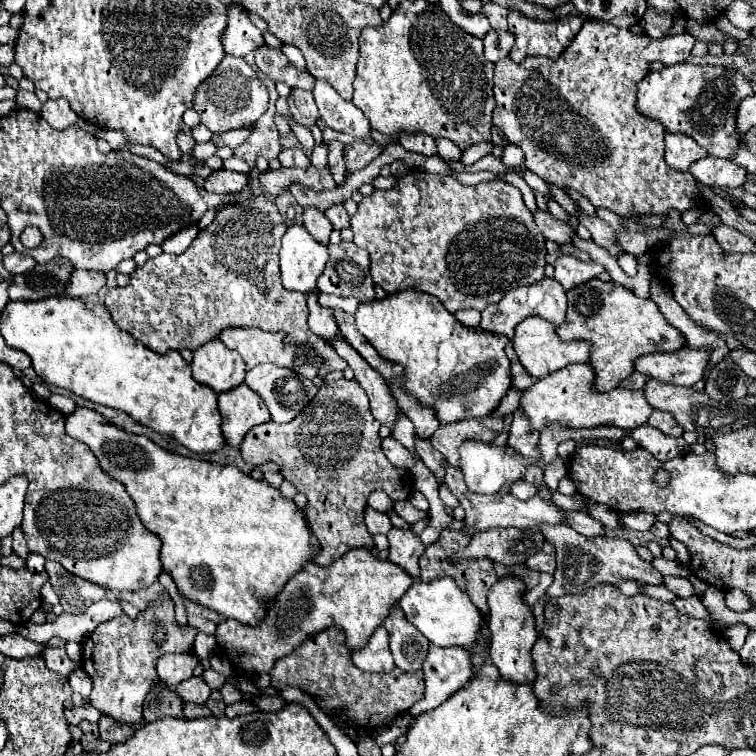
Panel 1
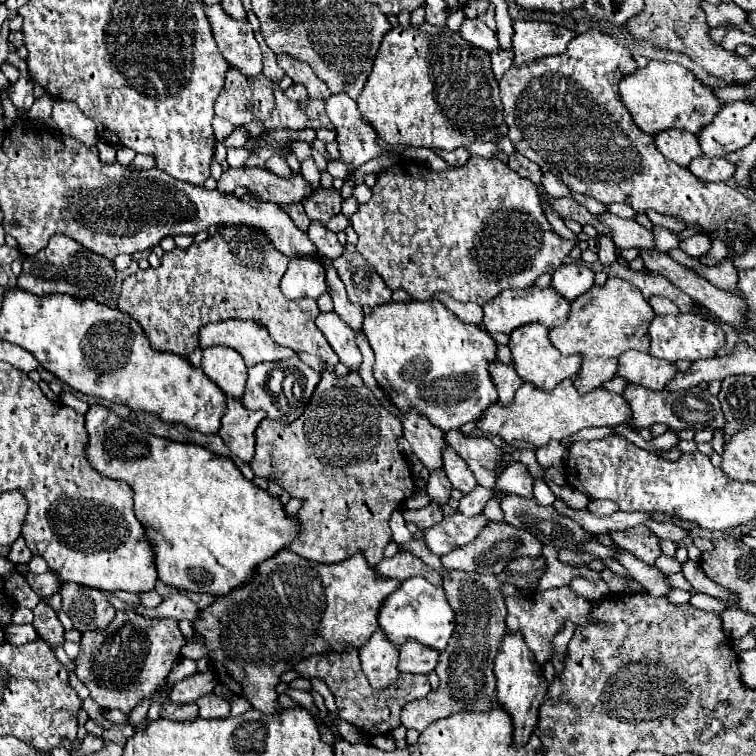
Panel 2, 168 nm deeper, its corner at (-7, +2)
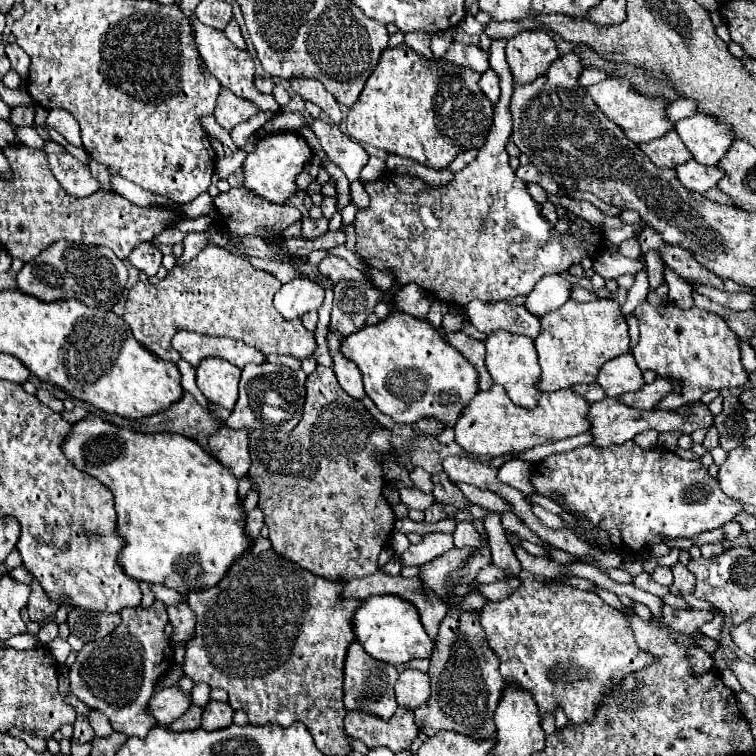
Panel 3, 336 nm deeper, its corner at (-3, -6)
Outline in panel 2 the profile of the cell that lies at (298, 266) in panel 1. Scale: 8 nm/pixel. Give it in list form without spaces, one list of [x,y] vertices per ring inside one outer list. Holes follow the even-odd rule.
[[[293,256],[289,258],[289,268],[281,280],[281,292],[295,300],[295,298],[319,298],[327,292],[323,268],[315,264],[315,260],[307,260],[307,256]]]

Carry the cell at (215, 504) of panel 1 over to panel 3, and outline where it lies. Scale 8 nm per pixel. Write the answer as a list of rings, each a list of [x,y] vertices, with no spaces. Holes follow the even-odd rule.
[[[91,414],[73,424],[71,434],[67,434],[61,448],[75,468],[97,478],[111,490],[117,512],[117,532],[123,540],[119,564],[129,578],[165,584],[187,594],[191,590],[215,586],[229,566],[249,550],[251,538],[245,534],[245,514],[237,498],[237,478],[195,440],[175,432],[141,434]]]

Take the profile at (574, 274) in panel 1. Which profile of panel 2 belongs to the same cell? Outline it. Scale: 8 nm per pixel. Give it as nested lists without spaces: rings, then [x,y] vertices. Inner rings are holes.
[[[561,264],[553,272],[551,286],[567,300],[573,300],[593,286],[593,270],[585,264]]]

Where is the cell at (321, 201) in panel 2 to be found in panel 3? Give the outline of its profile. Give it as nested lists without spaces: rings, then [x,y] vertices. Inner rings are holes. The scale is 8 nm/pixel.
[[[305,218],[303,220],[303,236],[307,240],[315,240],[319,236],[323,236],[327,232],[327,220],[325,218],[319,218],[319,220],[313,220],[313,218]]]

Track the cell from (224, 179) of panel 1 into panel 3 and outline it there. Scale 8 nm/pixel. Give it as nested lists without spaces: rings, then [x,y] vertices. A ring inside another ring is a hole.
[[[231,188],[229,192],[223,192],[215,198],[215,210],[219,214],[221,226],[235,232],[237,236],[281,236],[287,226],[301,220],[301,214],[297,208],[287,204],[271,204],[255,196],[253,192],[247,192],[245,188]]]

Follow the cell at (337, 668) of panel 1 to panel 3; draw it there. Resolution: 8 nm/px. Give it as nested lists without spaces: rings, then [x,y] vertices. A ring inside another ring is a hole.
[[[397,708],[391,720],[381,720],[373,714],[365,712],[347,712],[345,716],[345,732],[357,740],[361,740],[369,748],[385,746],[391,752],[409,750],[411,742],[417,738],[419,728],[415,724],[413,712],[405,708]]]

